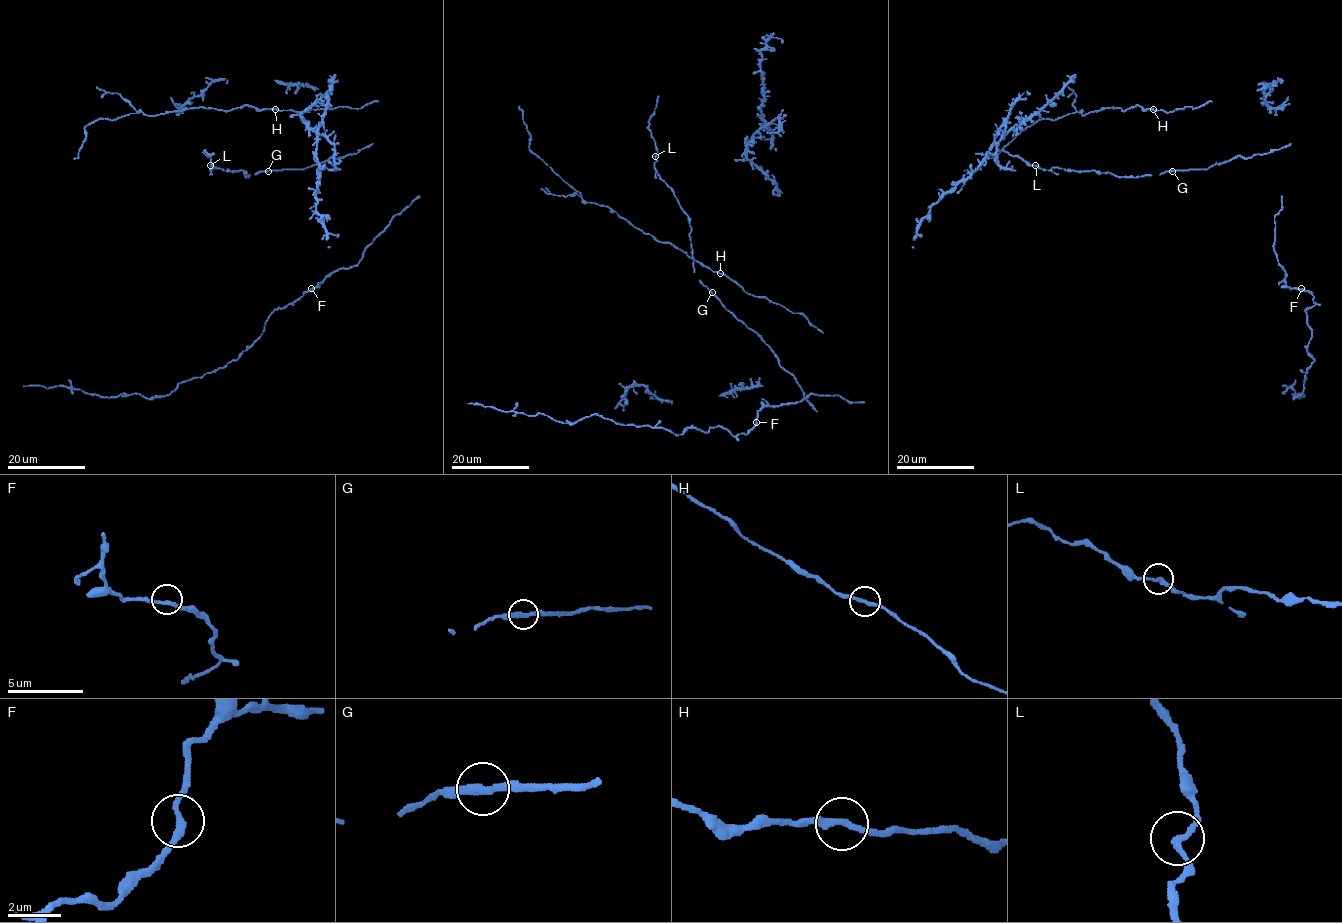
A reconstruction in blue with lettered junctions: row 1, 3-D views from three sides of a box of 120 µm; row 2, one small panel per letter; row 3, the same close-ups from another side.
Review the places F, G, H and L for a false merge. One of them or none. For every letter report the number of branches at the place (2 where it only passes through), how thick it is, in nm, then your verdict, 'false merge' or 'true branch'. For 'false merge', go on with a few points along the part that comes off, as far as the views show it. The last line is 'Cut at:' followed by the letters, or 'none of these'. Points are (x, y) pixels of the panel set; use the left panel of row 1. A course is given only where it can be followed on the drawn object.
F: 2 | 240 nm | true branch
G: 2 | 240 nm | true branch
H: 2 | 240 nm | true branch
L: 2 | 220 nm | true branch
Cut at: none of these

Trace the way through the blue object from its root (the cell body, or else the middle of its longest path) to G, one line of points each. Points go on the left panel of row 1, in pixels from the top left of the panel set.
G: (293, 169), (268, 171)

